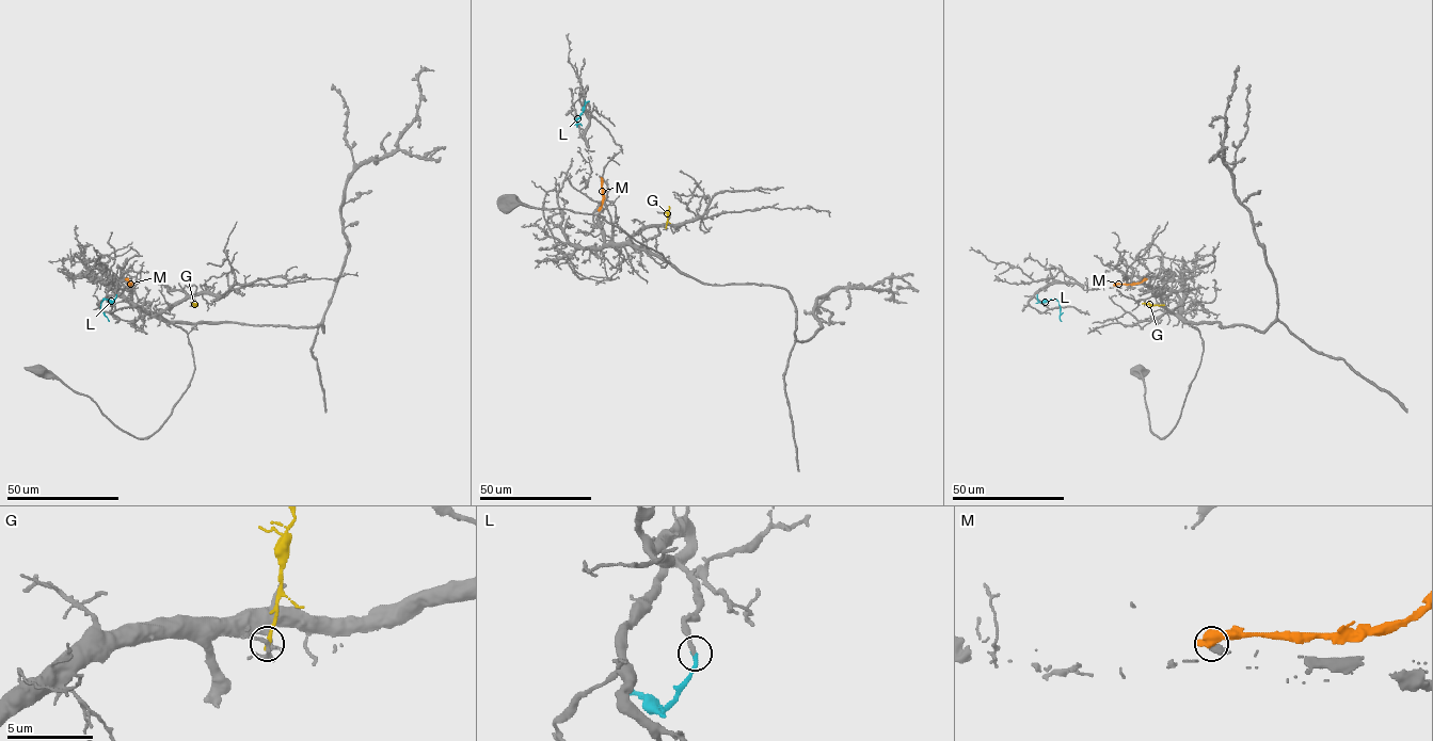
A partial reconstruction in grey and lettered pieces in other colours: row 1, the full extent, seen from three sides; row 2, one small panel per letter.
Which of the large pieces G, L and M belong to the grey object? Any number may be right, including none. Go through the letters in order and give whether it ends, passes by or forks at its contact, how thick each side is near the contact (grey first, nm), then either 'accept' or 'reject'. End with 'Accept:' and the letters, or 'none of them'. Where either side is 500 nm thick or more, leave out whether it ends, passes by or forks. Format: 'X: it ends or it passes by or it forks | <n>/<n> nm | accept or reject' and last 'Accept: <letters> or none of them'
G: it ends | 200/240 nm | reject
L: it ends | 320/320 nm | accept
M: 460/750 nm | reject
Accept: L

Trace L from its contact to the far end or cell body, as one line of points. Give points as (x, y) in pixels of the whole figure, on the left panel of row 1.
L: (116, 294), (112, 302), (108, 299), (101, 302), (100, 309), (109, 321)

